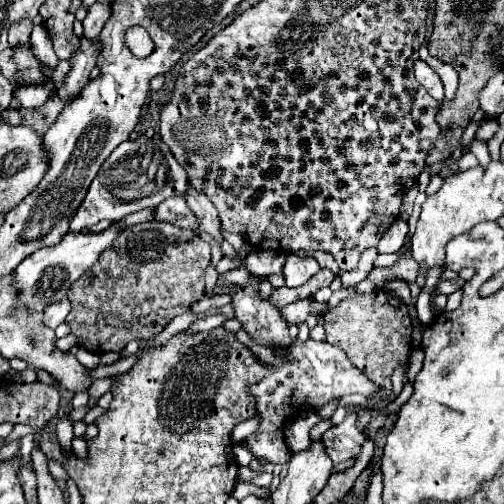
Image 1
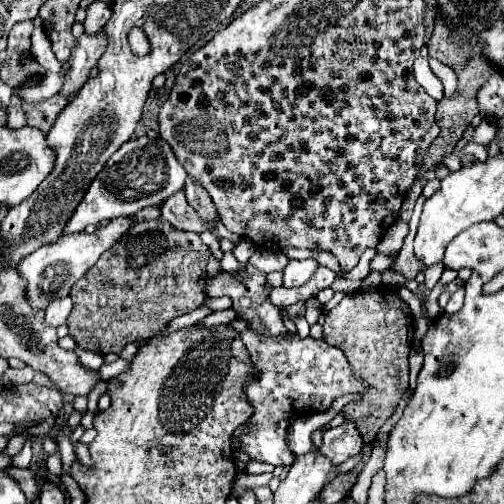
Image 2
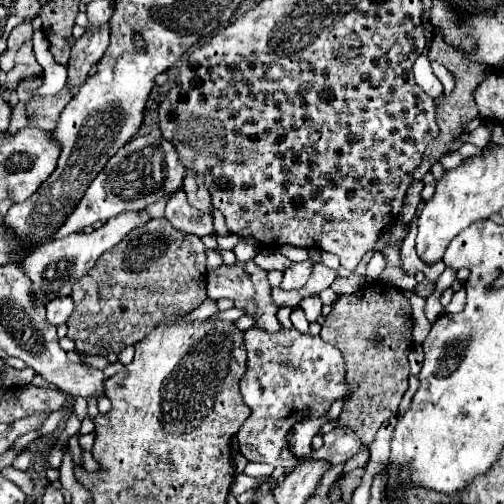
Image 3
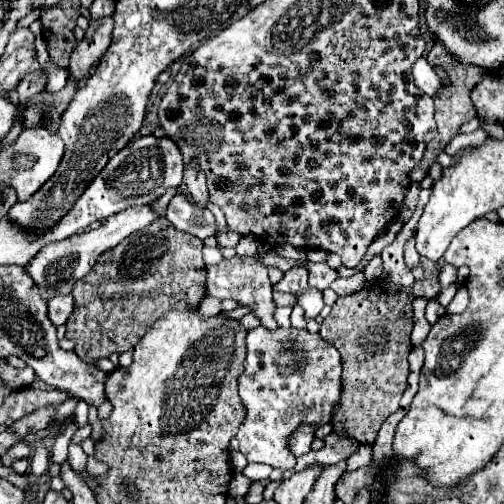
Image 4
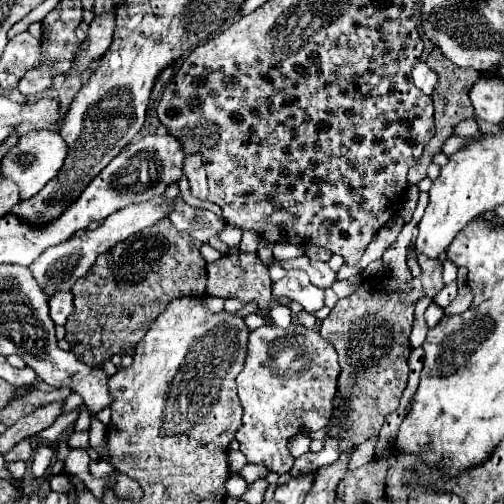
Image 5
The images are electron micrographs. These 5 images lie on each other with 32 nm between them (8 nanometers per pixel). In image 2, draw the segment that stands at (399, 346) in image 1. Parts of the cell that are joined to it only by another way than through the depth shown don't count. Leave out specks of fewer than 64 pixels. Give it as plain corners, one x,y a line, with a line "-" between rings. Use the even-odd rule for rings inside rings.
384,286
348,294
326,314
324,340
340,348
354,376
368,384
368,392
362,394
360,402
350,402
342,408
344,420
356,424
364,444
374,442
380,426
394,414
402,394
408,390
408,352
414,328
406,320
412,320
408,304
394,290
384,290

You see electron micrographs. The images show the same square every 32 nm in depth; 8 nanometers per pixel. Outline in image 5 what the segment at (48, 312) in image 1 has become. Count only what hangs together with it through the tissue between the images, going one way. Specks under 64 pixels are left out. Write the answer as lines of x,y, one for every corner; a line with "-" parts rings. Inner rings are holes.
56,292
50,298
50,316
54,324
66,324
66,318
70,316
72,308
72,292

